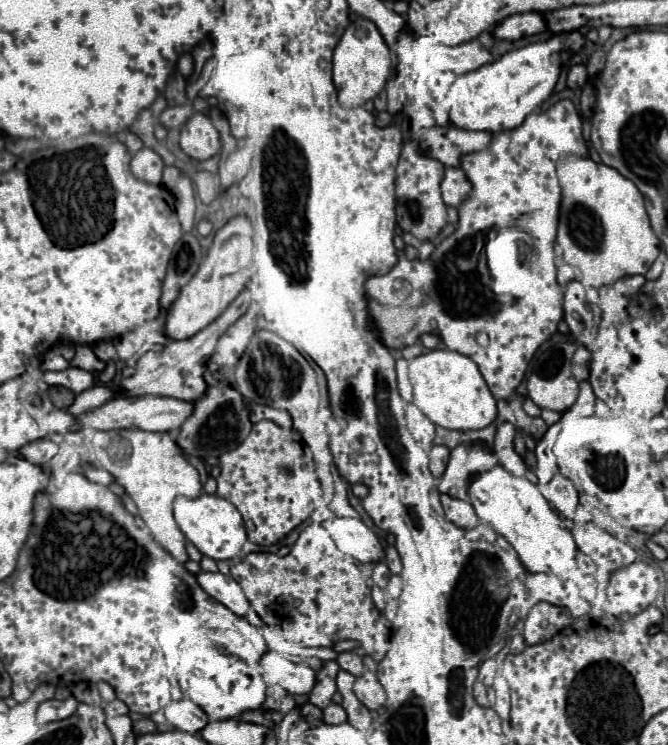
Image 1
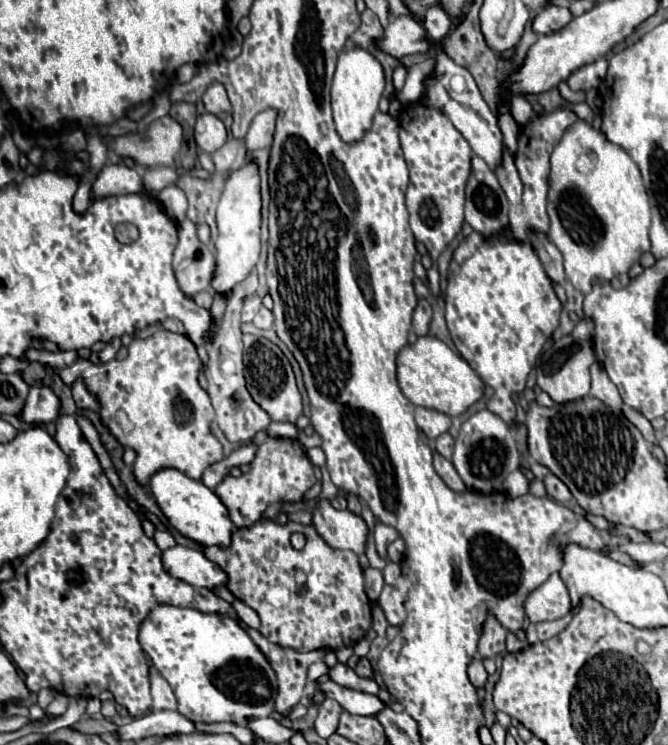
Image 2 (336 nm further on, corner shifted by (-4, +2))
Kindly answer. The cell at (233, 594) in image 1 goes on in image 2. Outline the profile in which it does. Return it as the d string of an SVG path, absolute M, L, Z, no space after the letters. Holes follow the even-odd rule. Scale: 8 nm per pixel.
M173 546L161 554L161 562L167 574L189 582L191 586L215 588L225 586L227 574L213 562L209 562L203 552L187 548L187 546Z

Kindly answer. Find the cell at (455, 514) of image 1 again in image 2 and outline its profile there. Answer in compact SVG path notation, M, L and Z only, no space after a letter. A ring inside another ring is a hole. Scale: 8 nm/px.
M433 452L433 468L435 468L435 472L443 478L443 482L445 482L449 488L455 488L455 492L465 492L465 484L463 484L463 480L459 478L457 470L453 468L451 460L443 458L439 452Z

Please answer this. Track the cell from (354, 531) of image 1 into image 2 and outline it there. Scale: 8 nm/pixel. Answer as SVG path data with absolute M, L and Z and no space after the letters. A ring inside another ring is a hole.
M325 498L317 502L311 516L313 528L331 548L353 550L355 554L365 552L367 524L361 516L349 510L335 510Z

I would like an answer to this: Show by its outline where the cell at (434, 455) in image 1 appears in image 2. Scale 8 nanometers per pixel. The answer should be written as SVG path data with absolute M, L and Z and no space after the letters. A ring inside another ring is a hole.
M441 434L437 440L435 440L435 450L441 454L441 456L445 456L447 460L451 458L451 454L453 454L453 438L451 438L451 434Z

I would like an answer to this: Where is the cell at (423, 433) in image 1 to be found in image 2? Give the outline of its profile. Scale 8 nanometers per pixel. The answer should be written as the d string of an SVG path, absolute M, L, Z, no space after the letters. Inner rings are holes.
M417 406L415 408L415 422L425 432L425 436L429 440L435 440L439 434L443 434L443 432L449 430L451 416L447 416L443 412L437 412L437 410L431 410L431 408Z

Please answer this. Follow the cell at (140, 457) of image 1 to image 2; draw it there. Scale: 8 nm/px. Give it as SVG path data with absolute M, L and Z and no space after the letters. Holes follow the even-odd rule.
M157 330L149 338L135 338L129 344L129 356L125 360L109 360L97 366L97 364L91 364L89 360L77 358L77 362L63 368L59 376L69 386L75 382L77 376L85 380L89 392L101 404L103 424L123 446L131 446L137 452L133 472L137 482L147 486L147 480L161 468L177 468L185 476L199 480L207 466L223 460L223 448L211 432L215 410L209 402L207 392L197 382L199 366L201 366L201 360L197 356L195 344L187 336L175 334L169 330Z

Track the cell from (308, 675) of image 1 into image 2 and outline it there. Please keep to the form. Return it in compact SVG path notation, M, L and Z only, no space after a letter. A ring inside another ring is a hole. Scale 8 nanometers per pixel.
M327 676L319 678L319 688L325 692L327 698L337 700L349 714L359 714L359 716L377 716L385 704L381 702L379 696L375 694L365 694L359 690L351 690L351 688L343 688L331 680L327 680Z

